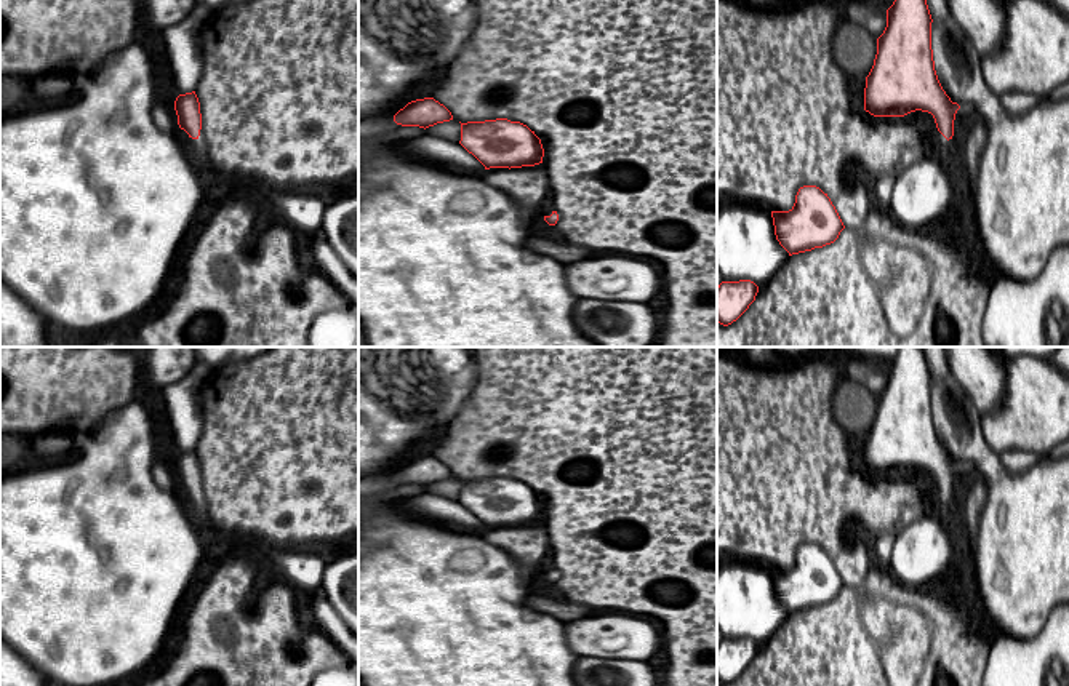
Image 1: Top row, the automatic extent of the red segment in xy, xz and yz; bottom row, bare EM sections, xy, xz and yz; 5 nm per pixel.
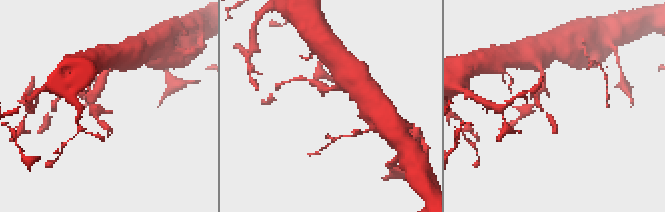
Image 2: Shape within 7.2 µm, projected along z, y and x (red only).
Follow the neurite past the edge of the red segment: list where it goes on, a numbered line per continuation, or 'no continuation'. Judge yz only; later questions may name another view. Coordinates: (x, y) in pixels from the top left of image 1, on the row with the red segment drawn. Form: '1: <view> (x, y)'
1: yz (944, 147)

